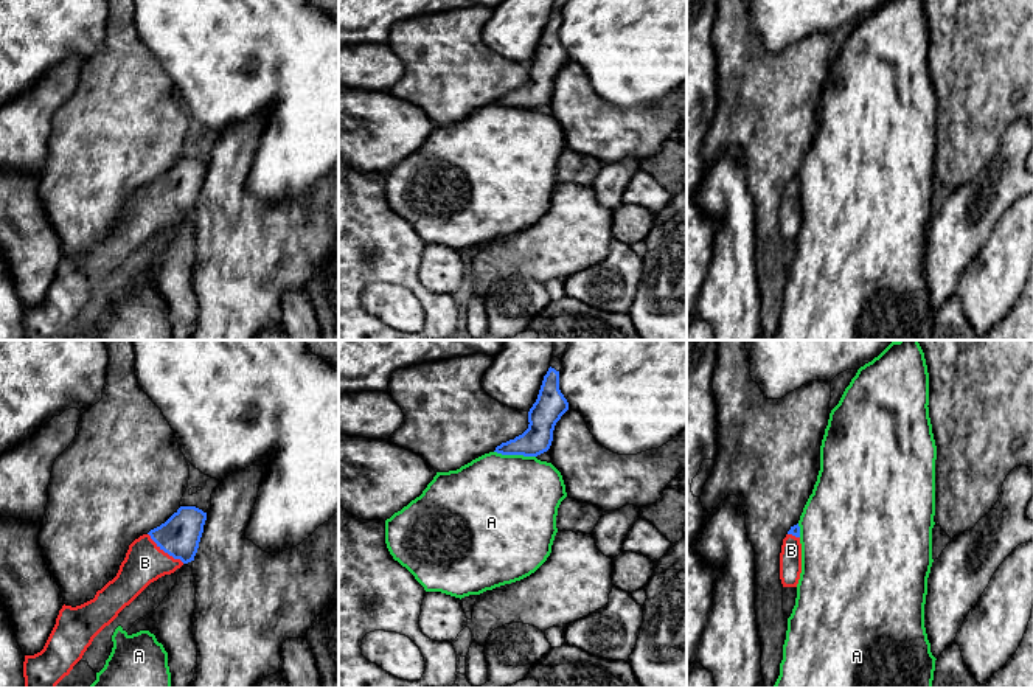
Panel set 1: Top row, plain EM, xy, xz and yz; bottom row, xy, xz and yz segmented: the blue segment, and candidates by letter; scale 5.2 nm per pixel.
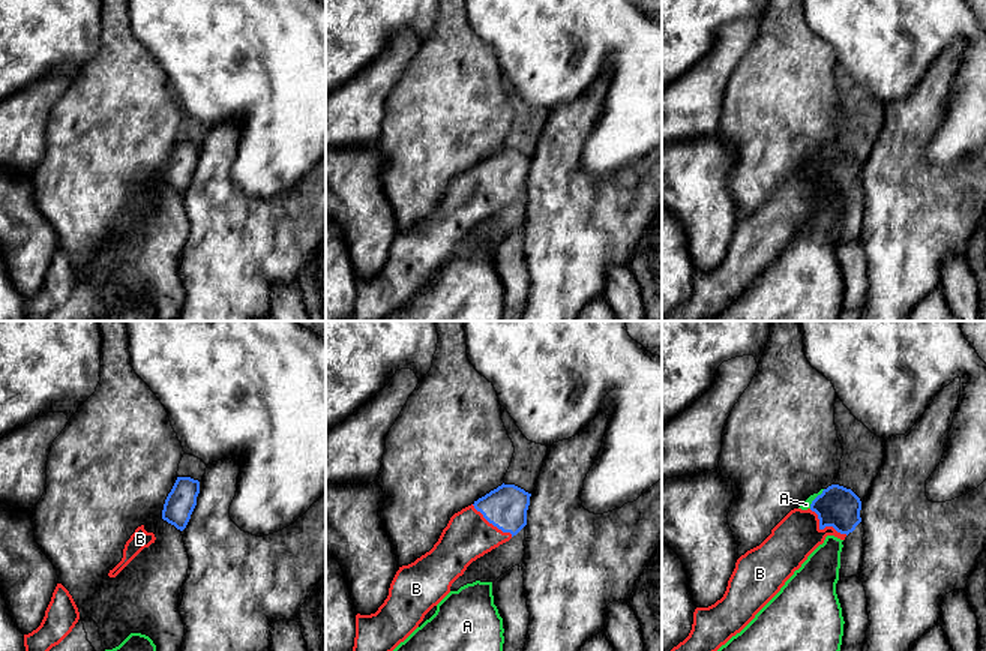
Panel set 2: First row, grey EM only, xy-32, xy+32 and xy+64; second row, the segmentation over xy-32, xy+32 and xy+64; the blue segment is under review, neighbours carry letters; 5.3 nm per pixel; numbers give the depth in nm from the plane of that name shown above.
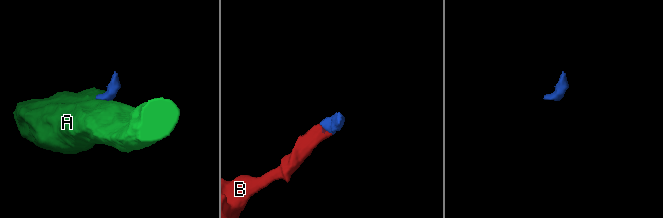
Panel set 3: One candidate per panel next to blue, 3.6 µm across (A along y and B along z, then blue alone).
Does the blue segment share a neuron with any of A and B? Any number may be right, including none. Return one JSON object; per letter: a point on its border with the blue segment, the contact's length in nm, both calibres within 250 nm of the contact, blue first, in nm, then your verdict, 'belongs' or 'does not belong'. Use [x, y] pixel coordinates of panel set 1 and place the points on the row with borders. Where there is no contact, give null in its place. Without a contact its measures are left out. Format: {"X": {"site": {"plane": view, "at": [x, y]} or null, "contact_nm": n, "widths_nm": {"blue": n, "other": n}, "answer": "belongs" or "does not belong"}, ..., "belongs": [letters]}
{"A": {"site": {"plane": "xz", "at": [514, 454]}, "contact_nm": 220, "widths_nm": {"blue": 160, "other": 500}, "answer": "does not belong"}, "B": {"site": {"plane": "xy", "at": [165, 552]}, "contact_nm": 240, "widths_nm": {"blue": 220, "other": 220}, "answer": "belongs"}, "belongs": ["B"]}

